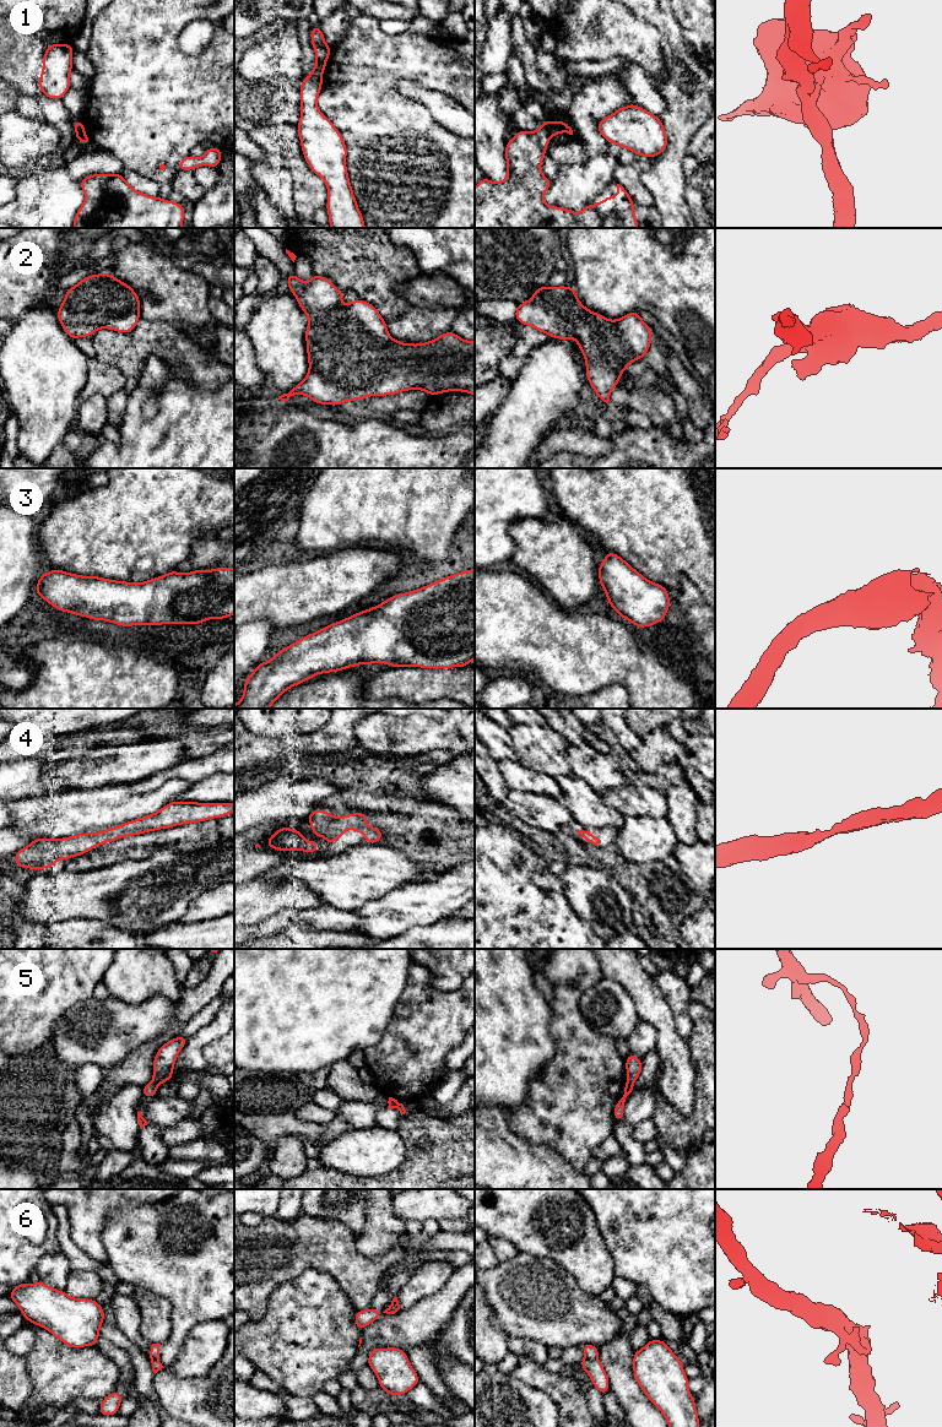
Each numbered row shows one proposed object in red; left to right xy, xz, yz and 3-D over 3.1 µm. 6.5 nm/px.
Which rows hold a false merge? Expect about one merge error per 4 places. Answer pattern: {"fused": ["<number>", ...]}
{"fused": ["1", "5", "6"]}

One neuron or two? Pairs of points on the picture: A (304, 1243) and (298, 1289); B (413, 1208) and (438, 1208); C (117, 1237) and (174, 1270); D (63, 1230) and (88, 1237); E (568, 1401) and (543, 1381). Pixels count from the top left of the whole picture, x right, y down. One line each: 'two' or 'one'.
A: two
B: one
C: one
D: two
E: one

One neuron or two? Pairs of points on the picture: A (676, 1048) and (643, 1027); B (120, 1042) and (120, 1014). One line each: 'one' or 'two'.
A: two
B: one

